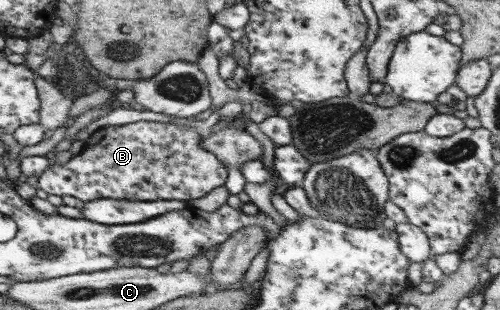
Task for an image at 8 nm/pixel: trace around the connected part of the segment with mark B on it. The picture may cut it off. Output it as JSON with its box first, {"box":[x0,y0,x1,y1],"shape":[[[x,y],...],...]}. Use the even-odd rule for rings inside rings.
{"box":[37,121,229,202],"shape":[[[136,121],[125,125],[102,127],[85,141],[82,151],[68,162],[54,162],[37,180],[37,186],[47,194],[73,196],[80,202],[101,198],[135,201],[189,201],[208,196],[210,190],[226,186],[229,171],[209,150],[201,147],[200,133],[184,125],[156,121]]]}

